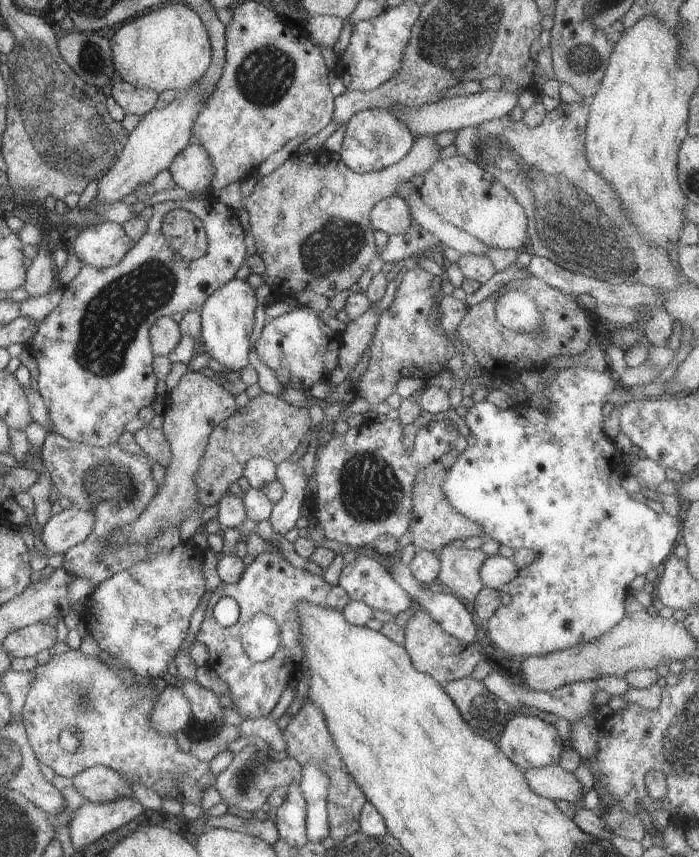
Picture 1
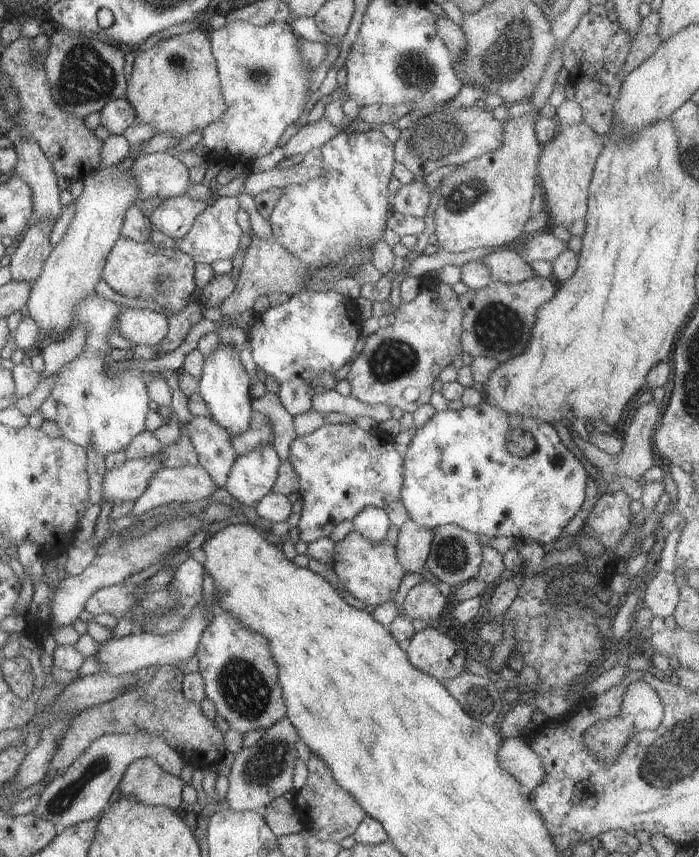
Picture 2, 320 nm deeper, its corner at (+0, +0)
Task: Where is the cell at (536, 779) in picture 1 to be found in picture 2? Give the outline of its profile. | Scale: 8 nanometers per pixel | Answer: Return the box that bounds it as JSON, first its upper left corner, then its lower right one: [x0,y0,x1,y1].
[498,738,545,792]

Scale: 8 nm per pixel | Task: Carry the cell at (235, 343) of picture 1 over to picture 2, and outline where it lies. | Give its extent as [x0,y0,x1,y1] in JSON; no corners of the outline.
[199,345,252,435]

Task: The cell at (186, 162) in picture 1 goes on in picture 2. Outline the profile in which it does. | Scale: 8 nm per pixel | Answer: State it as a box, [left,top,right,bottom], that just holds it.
[130,151,190,205]

